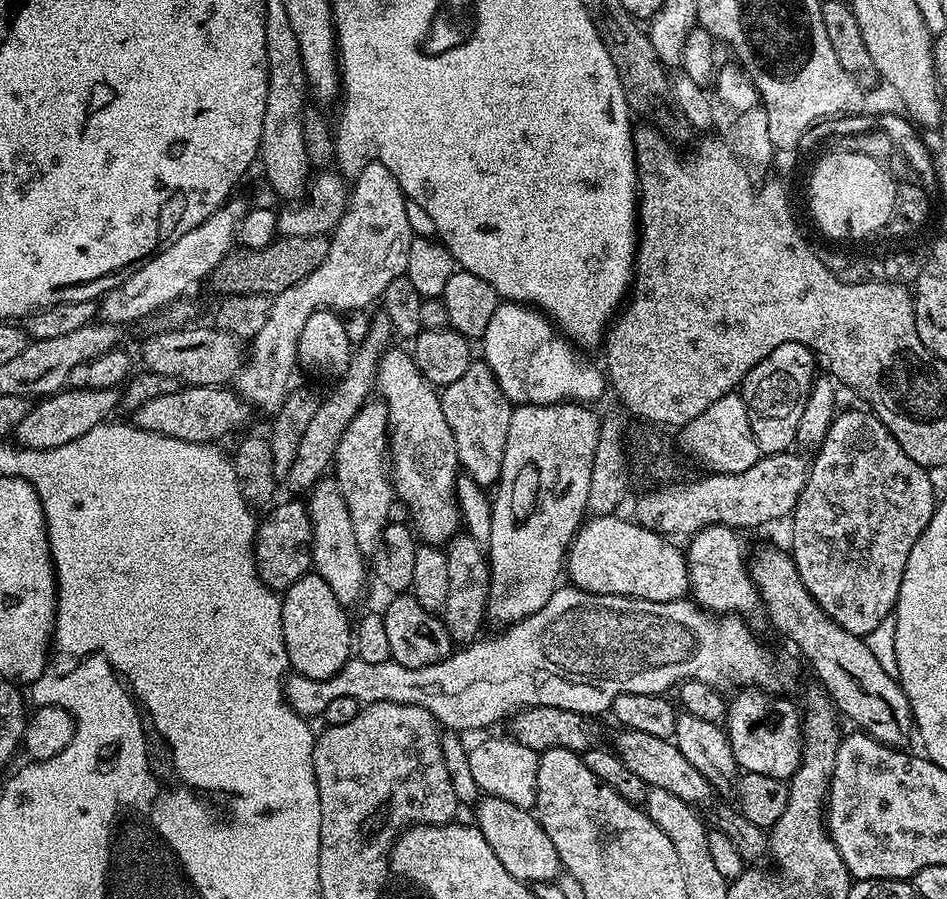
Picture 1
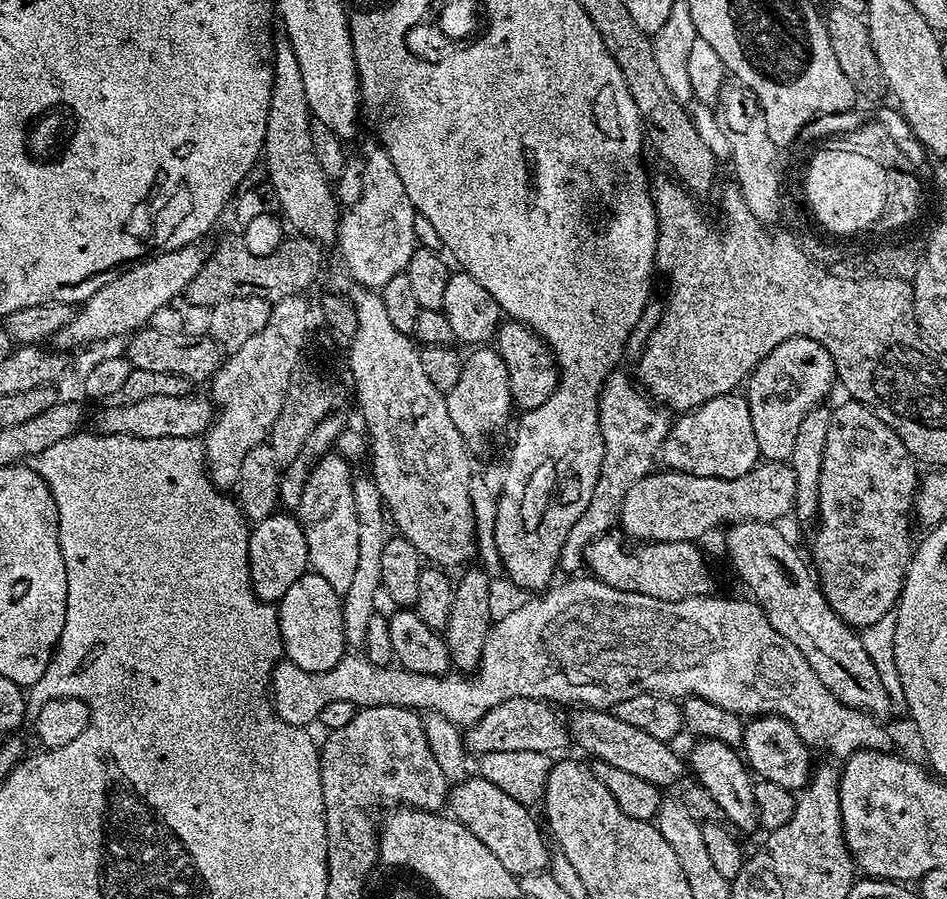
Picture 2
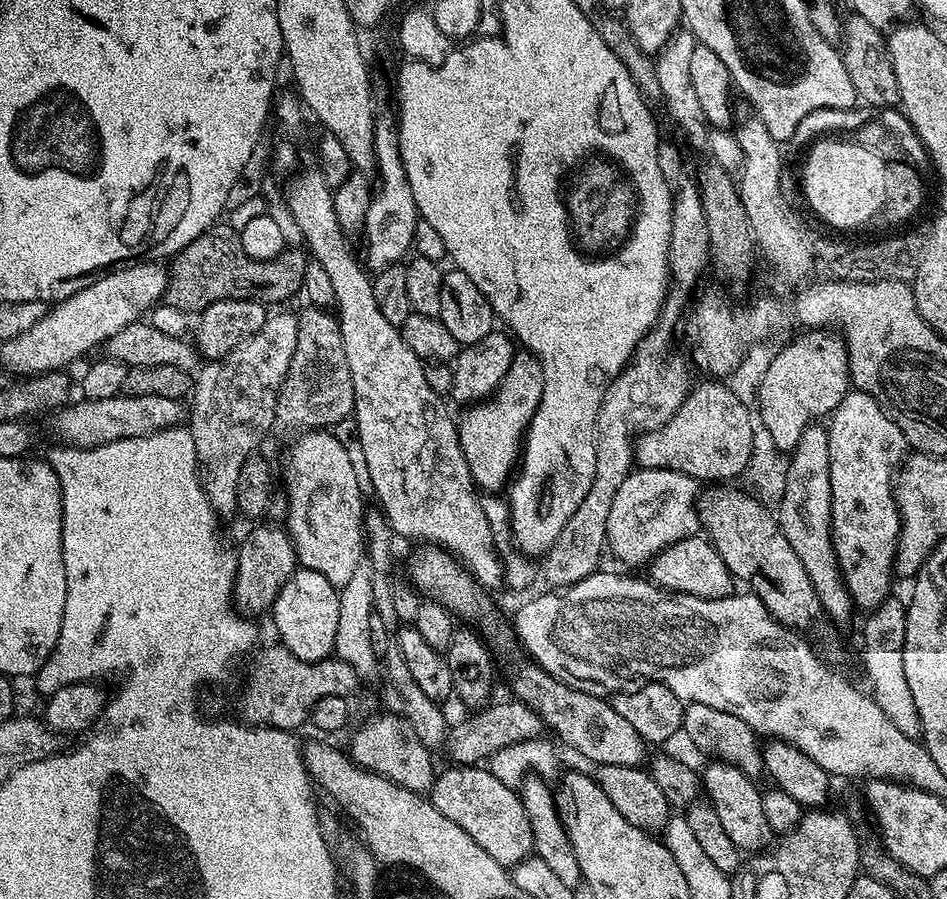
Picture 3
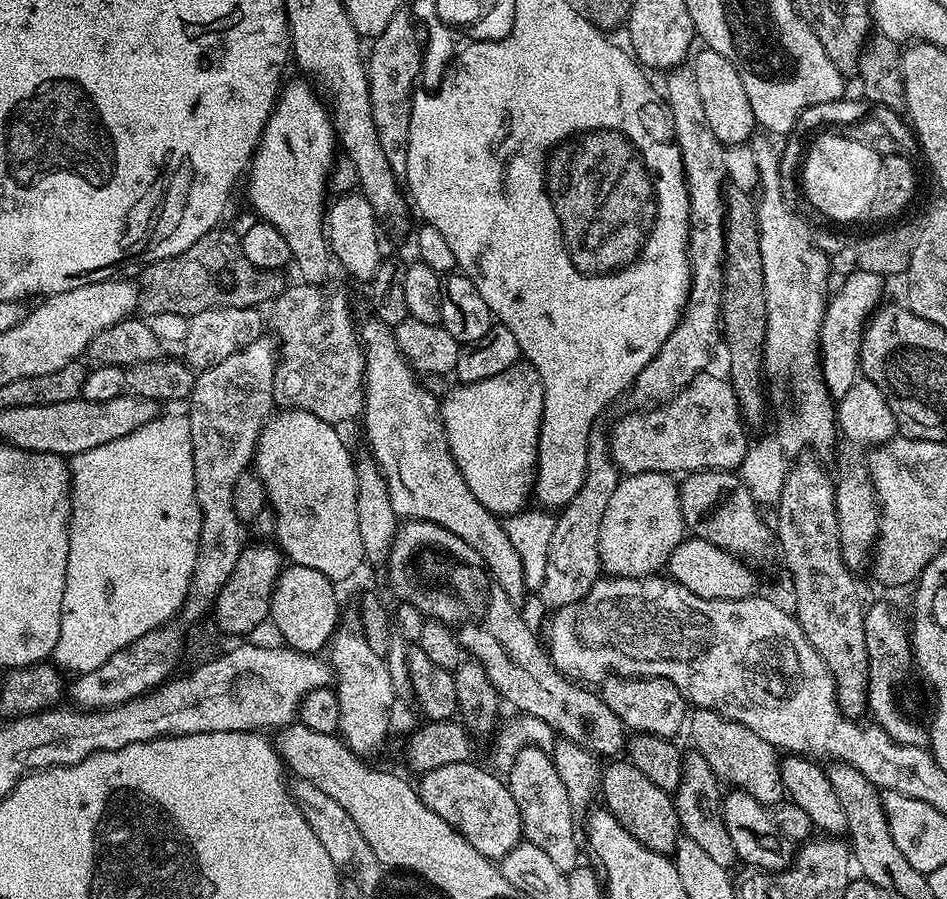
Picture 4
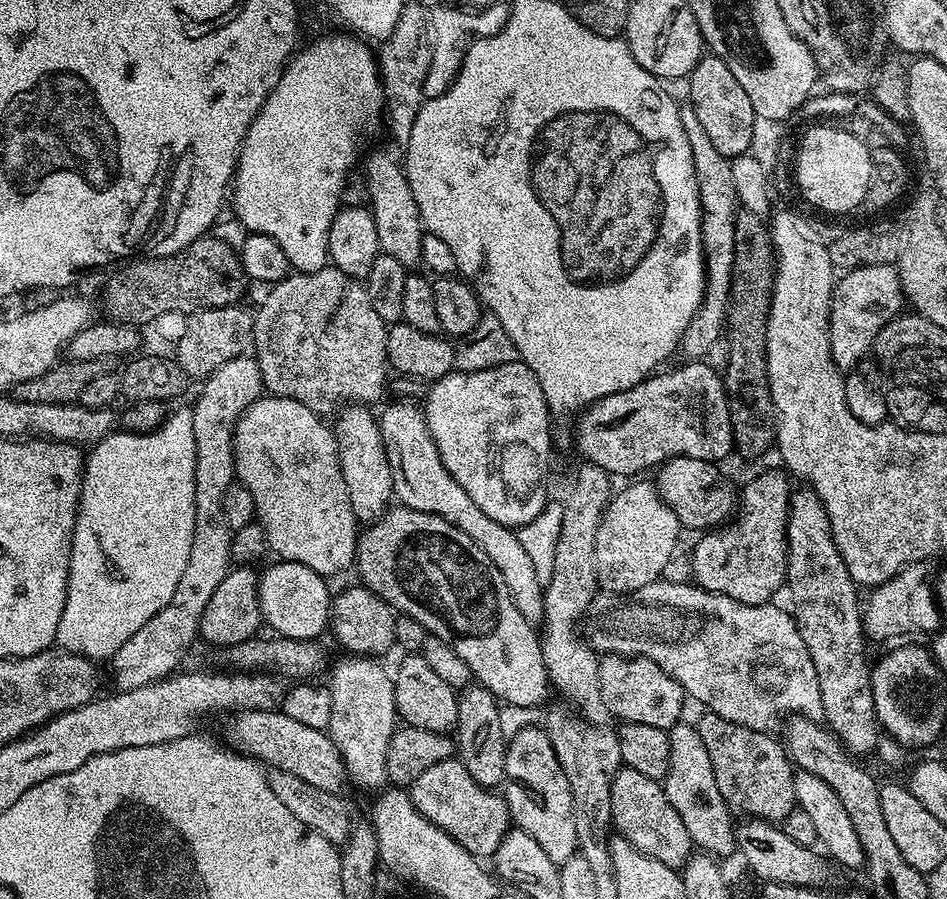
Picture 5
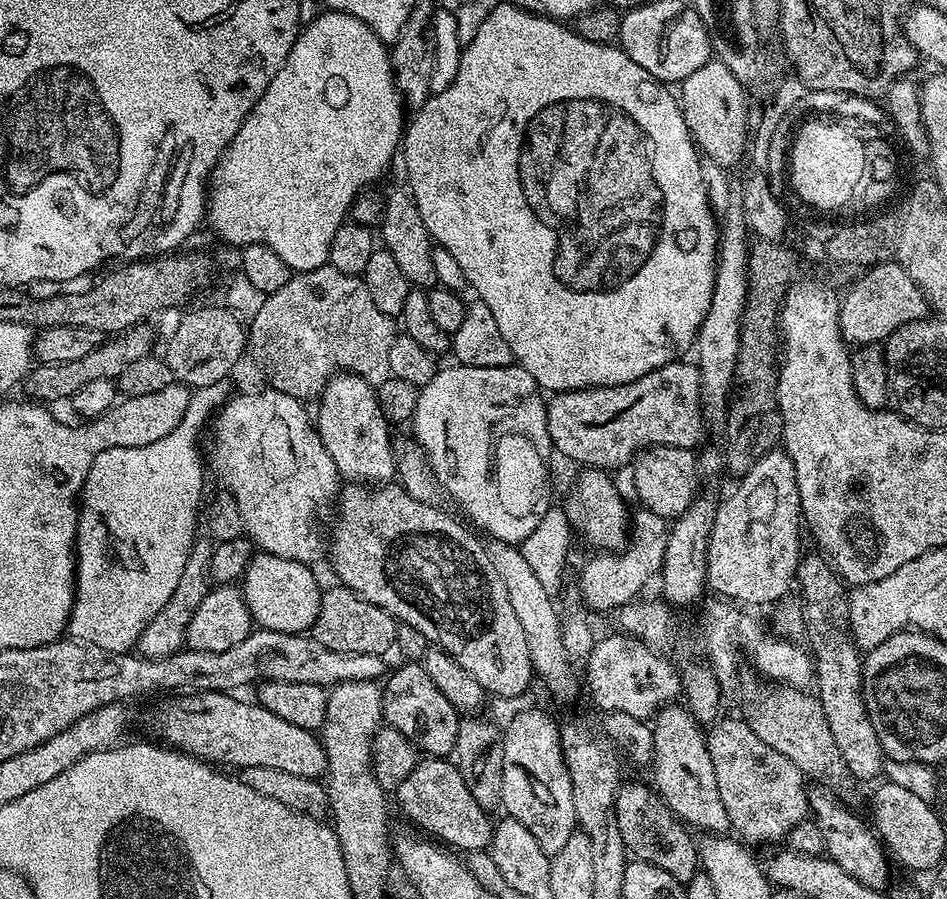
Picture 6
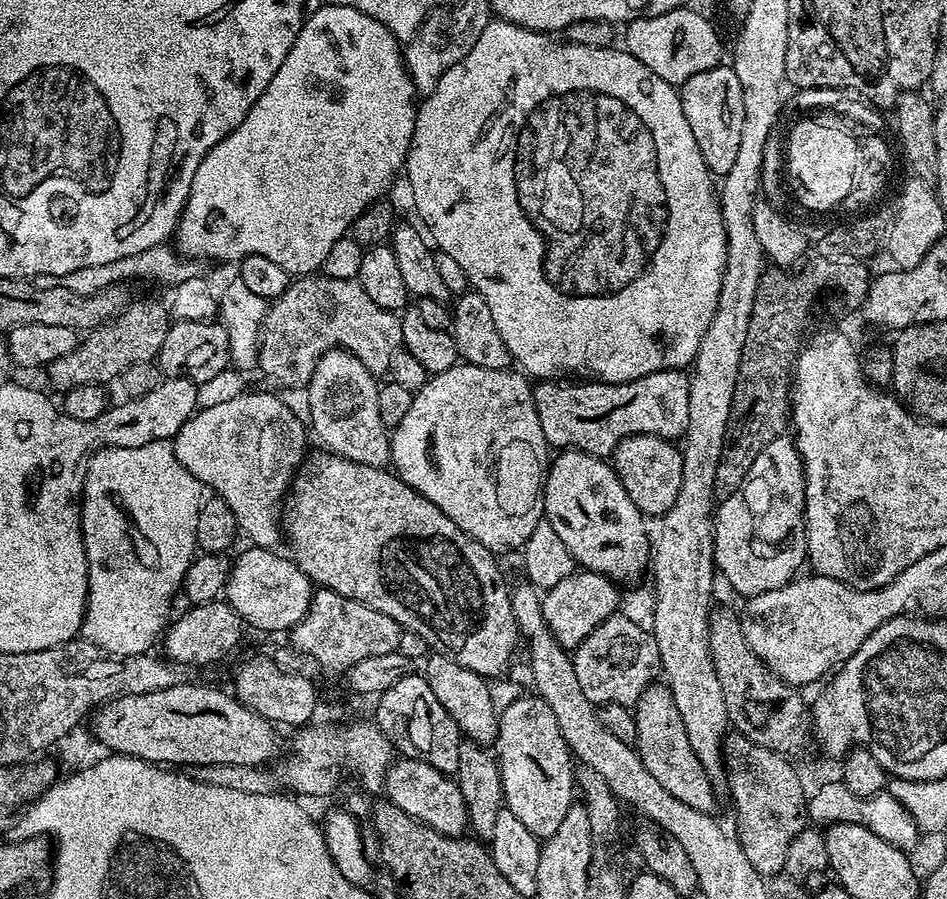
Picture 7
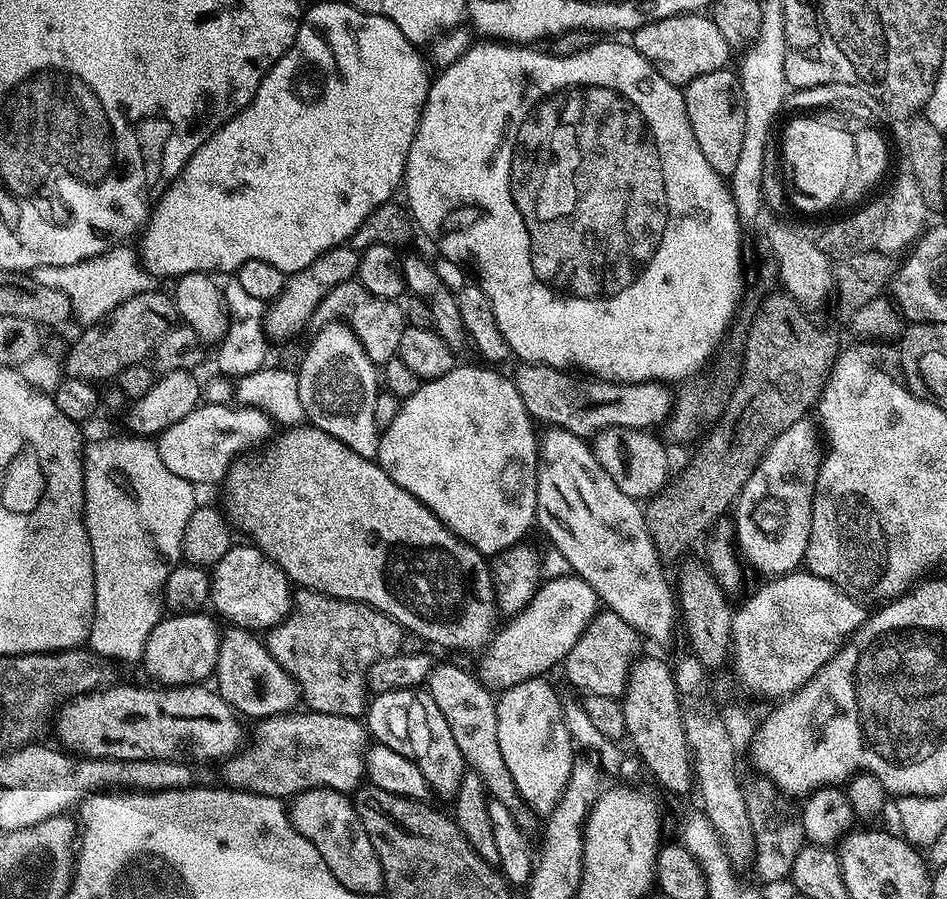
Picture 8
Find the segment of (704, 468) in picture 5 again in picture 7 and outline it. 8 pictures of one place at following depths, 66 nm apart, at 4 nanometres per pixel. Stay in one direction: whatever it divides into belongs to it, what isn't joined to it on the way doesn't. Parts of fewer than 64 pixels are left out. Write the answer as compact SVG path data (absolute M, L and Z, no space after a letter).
M638 434L627 436L625 440L618 442L618 446L612 451L610 463L616 469L616 476L622 482L626 494L630 494L630 502L634 502L634 506L638 506L638 510L644 513L645 517L659 518L666 510L670 510L670 506L674 506L678 492L682 490L683 457L683 451L673 441L663 440L660 436Z

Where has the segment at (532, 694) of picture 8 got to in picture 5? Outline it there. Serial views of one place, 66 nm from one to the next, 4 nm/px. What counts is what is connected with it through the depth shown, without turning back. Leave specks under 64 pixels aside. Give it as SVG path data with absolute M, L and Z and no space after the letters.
M520 728L511 733L504 754L504 783L502 795L508 804L511 823L521 828L558 866L577 855L576 831L572 821L570 782L562 774L558 756L547 731L540 728Z

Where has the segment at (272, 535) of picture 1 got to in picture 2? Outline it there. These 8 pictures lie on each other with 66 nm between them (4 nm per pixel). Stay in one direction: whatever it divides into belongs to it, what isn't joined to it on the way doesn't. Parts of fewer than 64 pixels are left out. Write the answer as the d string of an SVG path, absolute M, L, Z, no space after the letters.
M277 510L255 521L248 533L248 568L252 572L252 589L260 600L276 604L310 568L306 536L295 515Z

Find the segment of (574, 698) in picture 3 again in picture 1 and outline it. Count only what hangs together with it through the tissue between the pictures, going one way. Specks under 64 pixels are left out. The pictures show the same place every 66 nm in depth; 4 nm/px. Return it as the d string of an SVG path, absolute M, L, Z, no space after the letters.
M629 728L617 731L614 751L617 756L626 762L626 767L634 770L638 778L647 784L649 788L658 790L670 790L670 794L682 798L682 802L693 806L701 806L714 796L714 789L706 778L702 778L701 772L696 769L678 750L678 746L666 738L654 738L654 734L642 734L642 730L630 730Z

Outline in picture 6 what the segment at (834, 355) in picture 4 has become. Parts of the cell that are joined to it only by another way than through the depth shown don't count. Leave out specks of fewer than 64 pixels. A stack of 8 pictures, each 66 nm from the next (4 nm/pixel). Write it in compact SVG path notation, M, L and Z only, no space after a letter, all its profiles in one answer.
M873 264L863 274L865 276L848 293L843 293L840 302L840 335L845 344L880 344L902 325L912 320L923 320L929 315L930 305L924 293L901 264Z

